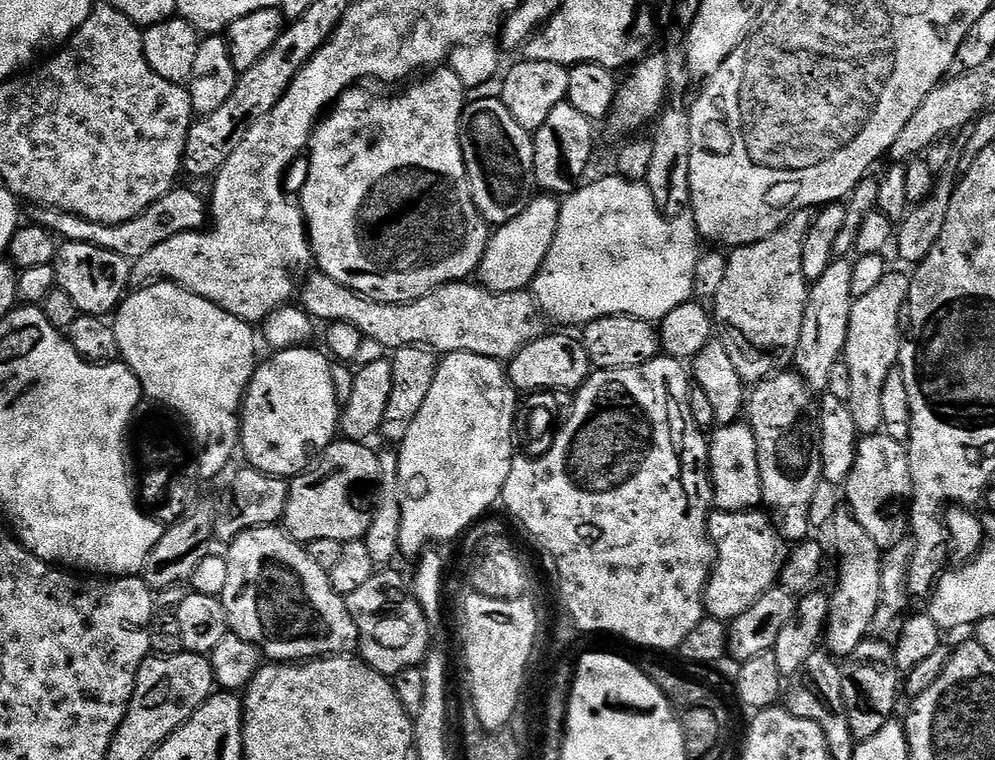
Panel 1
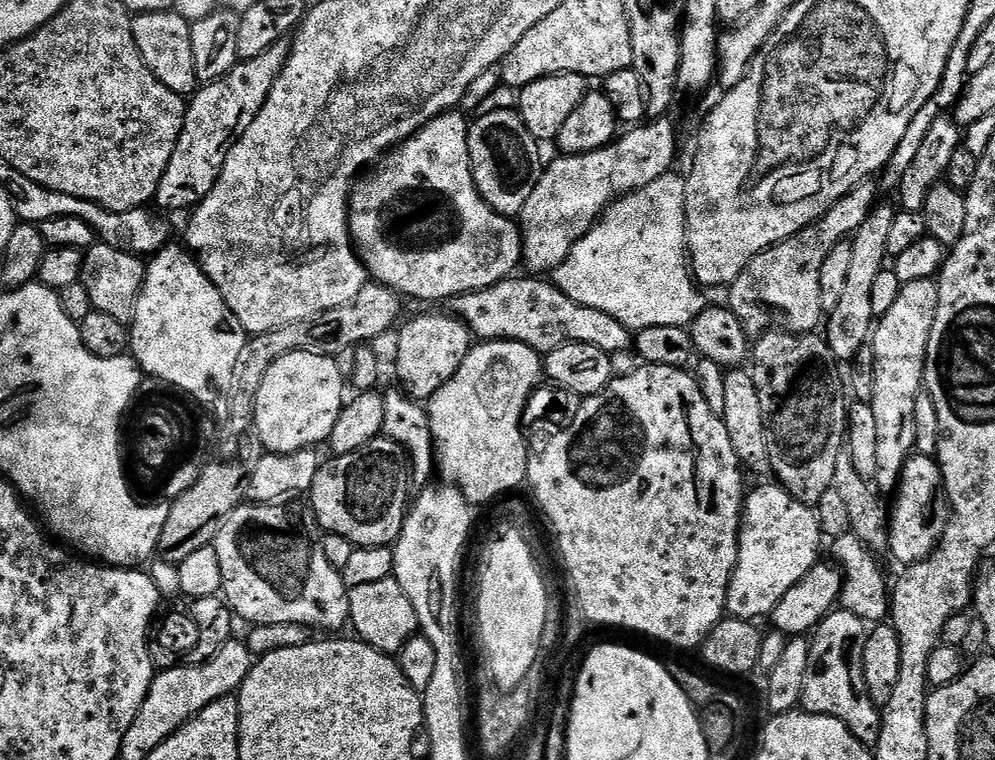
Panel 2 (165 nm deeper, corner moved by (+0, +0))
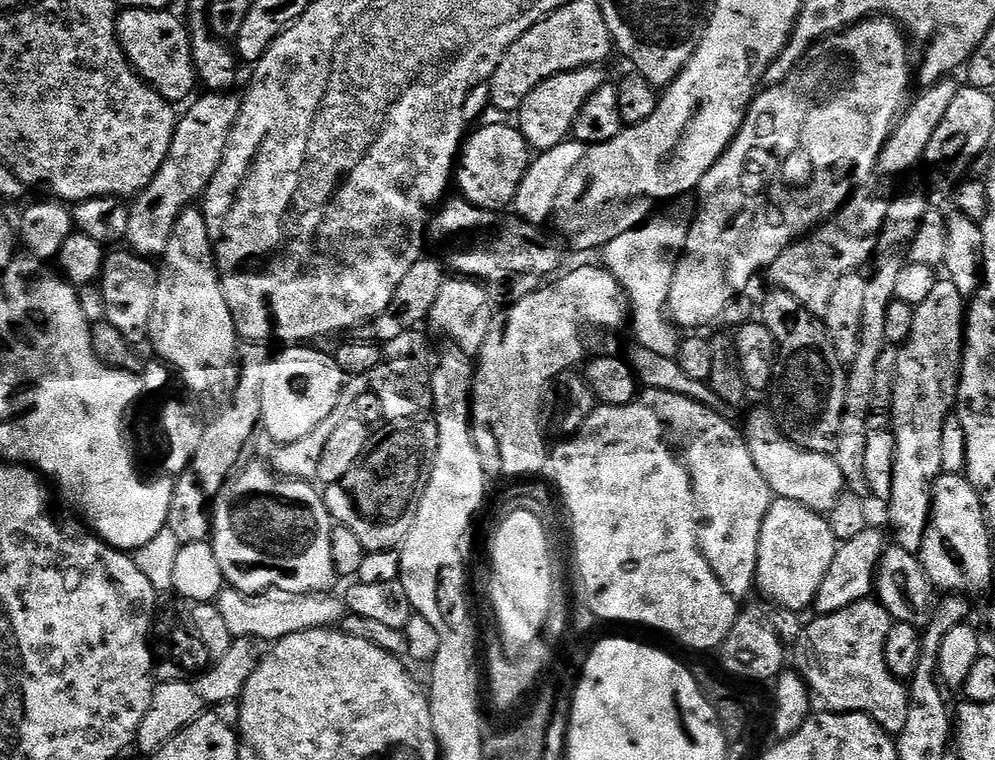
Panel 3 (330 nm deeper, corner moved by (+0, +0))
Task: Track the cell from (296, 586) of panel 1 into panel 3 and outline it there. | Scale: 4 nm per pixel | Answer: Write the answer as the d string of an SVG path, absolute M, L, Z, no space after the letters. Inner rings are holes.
M245 463L224 482L224 489L216 496L211 511L210 543L214 558L218 558L218 566L222 566L225 585L245 592L247 596L274 590L286 590L286 594L295 596L305 596L311 592L332 592L338 583L334 558L330 558L330 534L334 521L324 504L323 495L315 483L280 476L267 463L264 464Z

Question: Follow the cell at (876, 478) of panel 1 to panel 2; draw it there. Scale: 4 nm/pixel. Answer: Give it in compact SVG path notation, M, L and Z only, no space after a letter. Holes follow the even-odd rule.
M912 455L900 475L900 484L894 493L896 501L891 501L888 521L888 552L900 566L922 562L939 546L950 519L943 491L944 479L939 463L930 456Z

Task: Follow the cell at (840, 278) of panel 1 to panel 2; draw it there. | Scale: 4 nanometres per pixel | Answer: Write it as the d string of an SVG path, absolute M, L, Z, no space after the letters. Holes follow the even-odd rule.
M877 206L873 208L871 214L866 218L866 222L858 228L855 236L851 237L854 266L850 266L850 278L846 282L846 294L842 294L842 302L826 320L826 328L828 324L826 339L830 350L840 362L852 359L855 361L859 357L862 346L869 343L874 331L874 282L877 281L878 274L882 274L886 270L884 260L889 259L890 229L894 226L896 214L897 209L895 207Z

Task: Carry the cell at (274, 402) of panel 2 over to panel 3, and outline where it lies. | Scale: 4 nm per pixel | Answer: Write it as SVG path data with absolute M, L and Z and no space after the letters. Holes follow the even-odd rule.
M288 346L280 352L273 355L268 361L264 363L264 367L260 369L260 375L258 377L258 399L260 402L260 422L263 431L268 431L268 436L272 439L272 442L276 444L285 444L286 442L298 442L298 438L306 438L306 434L310 434L314 430L314 426L318 426L318 422L322 422L322 418L326 418L330 413L337 411L341 407L340 405L340 392L345 391L346 377L344 371L338 366L335 355L329 354L328 356L324 352L319 352L319 347L316 346Z

